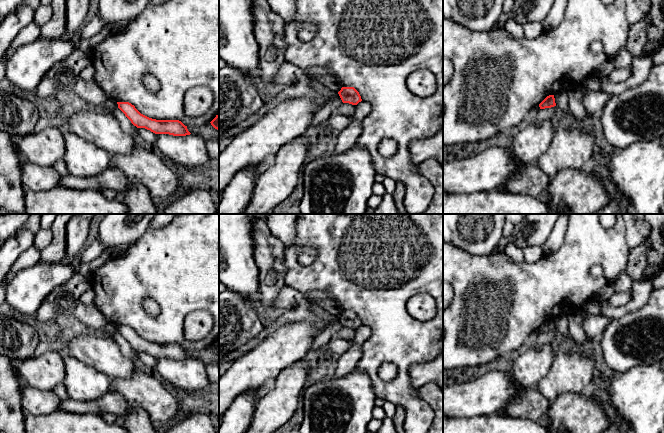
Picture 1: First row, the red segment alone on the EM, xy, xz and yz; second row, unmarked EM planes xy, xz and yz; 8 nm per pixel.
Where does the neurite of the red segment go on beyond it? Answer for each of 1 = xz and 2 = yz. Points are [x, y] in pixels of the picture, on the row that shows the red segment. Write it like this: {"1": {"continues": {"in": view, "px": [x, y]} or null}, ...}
{"1": {"continues": null}, "2": {"continues": null}}

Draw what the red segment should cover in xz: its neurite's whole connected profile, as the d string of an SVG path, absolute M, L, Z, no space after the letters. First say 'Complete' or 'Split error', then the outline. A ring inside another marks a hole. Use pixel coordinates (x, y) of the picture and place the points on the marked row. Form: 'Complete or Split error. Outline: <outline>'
Complete. Outline: M342 87L338 94L343 103L357 105L362 101L359 92L354 87Z

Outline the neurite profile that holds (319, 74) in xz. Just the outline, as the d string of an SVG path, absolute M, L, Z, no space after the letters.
M314 67L310 71L310 75L313 80L320 82L335 93L339 92L342 88L341 82L326 69Z

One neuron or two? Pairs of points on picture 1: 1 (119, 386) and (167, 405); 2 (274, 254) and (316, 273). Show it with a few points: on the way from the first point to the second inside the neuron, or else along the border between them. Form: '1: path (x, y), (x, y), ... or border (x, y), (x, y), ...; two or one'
1: path (131, 388), (143, 390), (155, 399); one
2: border (284, 248), (285, 283); two

